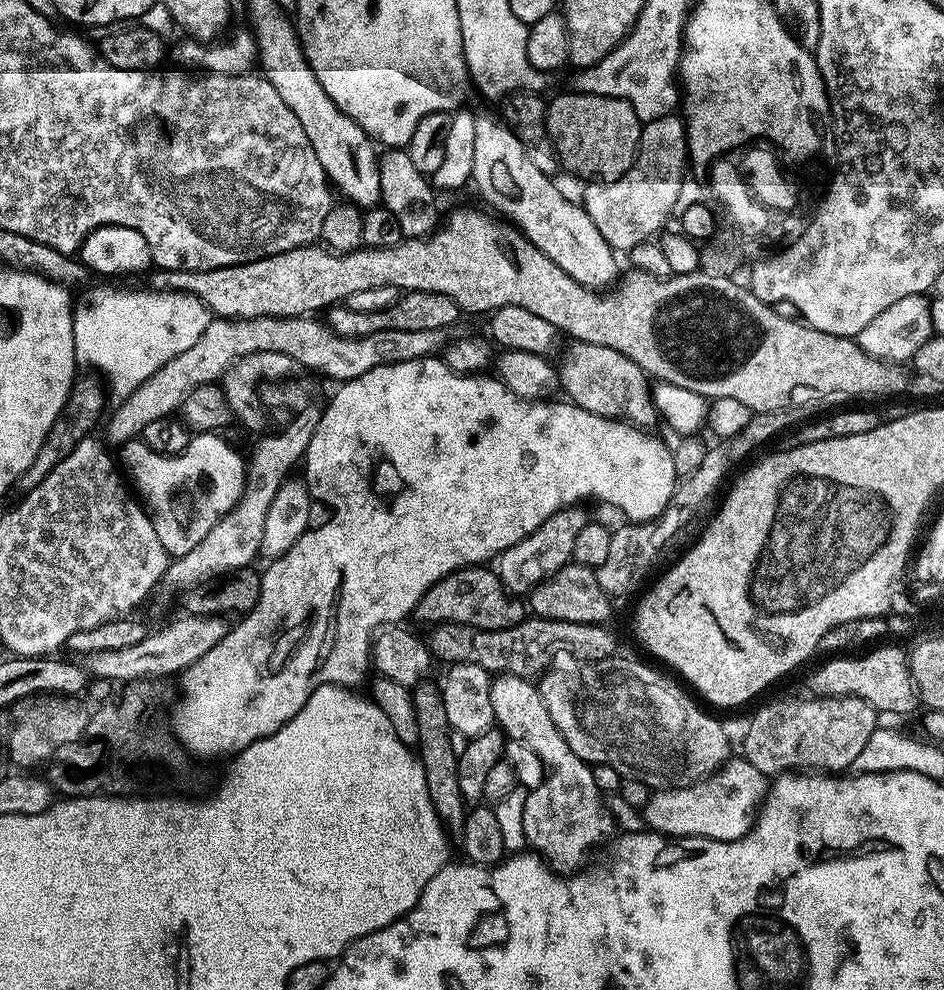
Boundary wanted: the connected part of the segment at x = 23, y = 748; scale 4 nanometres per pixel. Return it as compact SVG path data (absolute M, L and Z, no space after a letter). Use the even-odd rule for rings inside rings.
M41 694L15 705L16 721L8 732L8 756L20 770L36 770L36 767L47 765L59 748L72 744L88 728L90 712L76 696L63 694Z

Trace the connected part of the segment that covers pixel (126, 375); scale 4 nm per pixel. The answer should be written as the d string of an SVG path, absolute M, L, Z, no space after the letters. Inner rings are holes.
M100 282L97 288L84 292L75 301L72 310L72 325L74 326L74 350L76 359L81 365L89 364L101 372L101 377L108 376L106 388L109 393L117 396L117 401L124 401L148 378L172 358L178 358L182 350L190 350L198 338L213 320L208 307L191 292L170 292L167 290L147 290L139 292L136 288L111 288L111 283Z

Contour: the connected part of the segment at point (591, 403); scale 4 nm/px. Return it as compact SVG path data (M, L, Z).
M569 343L564 361L558 364L559 387L568 394L567 399L590 414L611 420L625 421L641 430L652 430L658 424L658 413L649 377L626 354L610 350L610 346Z

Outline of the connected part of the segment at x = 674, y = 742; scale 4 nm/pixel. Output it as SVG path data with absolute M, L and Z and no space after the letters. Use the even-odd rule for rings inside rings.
M609 658L597 660L591 666L572 668L569 672L548 670L539 677L540 696L550 710L558 730L566 738L570 750L589 766L605 764L620 772L624 778L644 782L653 790L685 788L707 780L730 759L728 736L724 728L708 712L703 712L694 701L671 680L648 664L636 660Z

